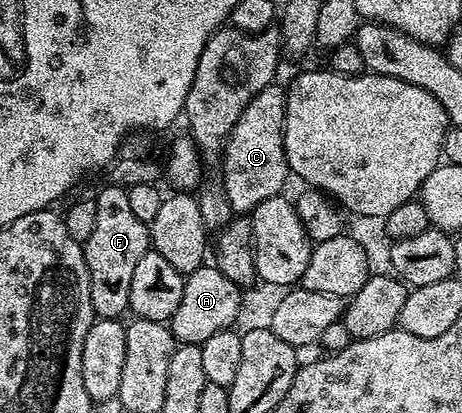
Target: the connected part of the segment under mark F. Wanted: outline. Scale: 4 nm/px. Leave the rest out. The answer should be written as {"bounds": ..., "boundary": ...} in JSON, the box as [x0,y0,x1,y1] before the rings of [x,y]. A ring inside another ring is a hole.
{"bounds":[83,186,151,320],"boundary":[[[121,186],[112,187],[96,193],[95,231],[83,245],[87,274],[91,282],[91,306],[94,313],[103,320],[115,320],[129,312],[131,277],[135,275],[135,265],[151,248],[149,226],[135,218],[128,191]]]}

